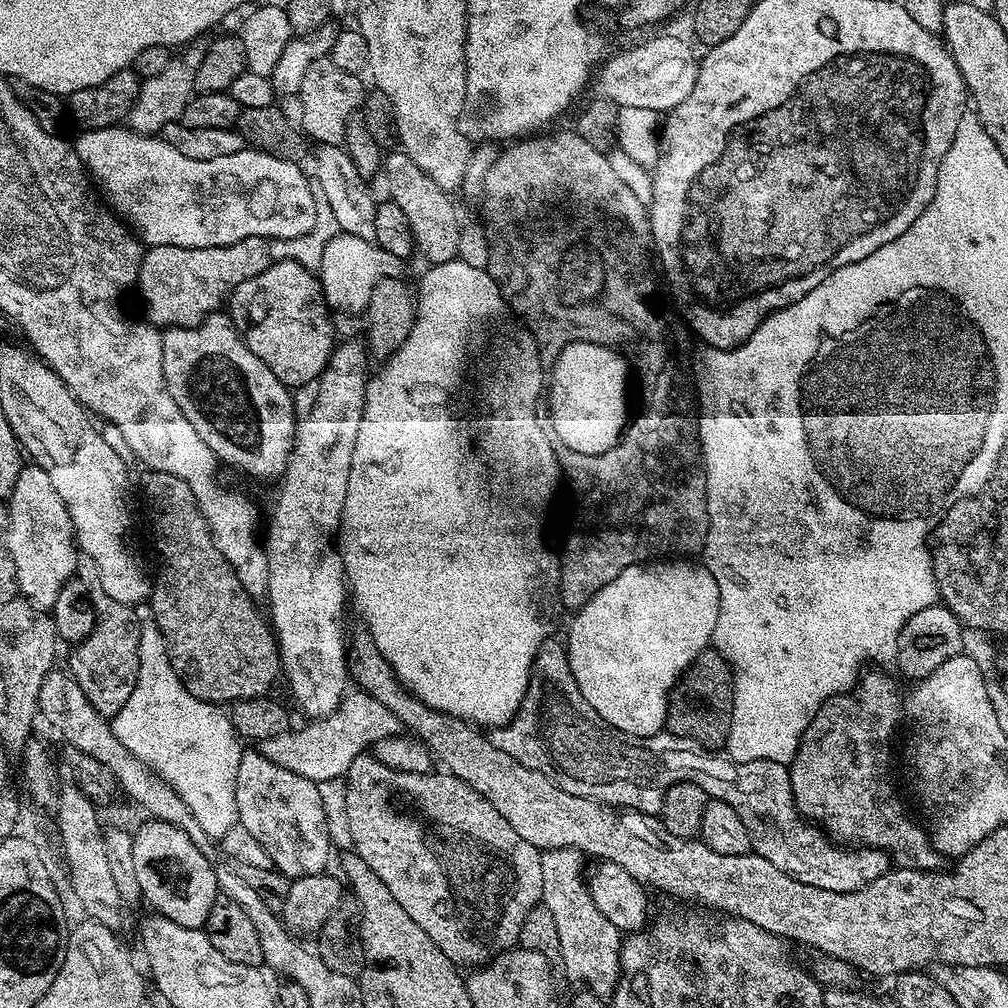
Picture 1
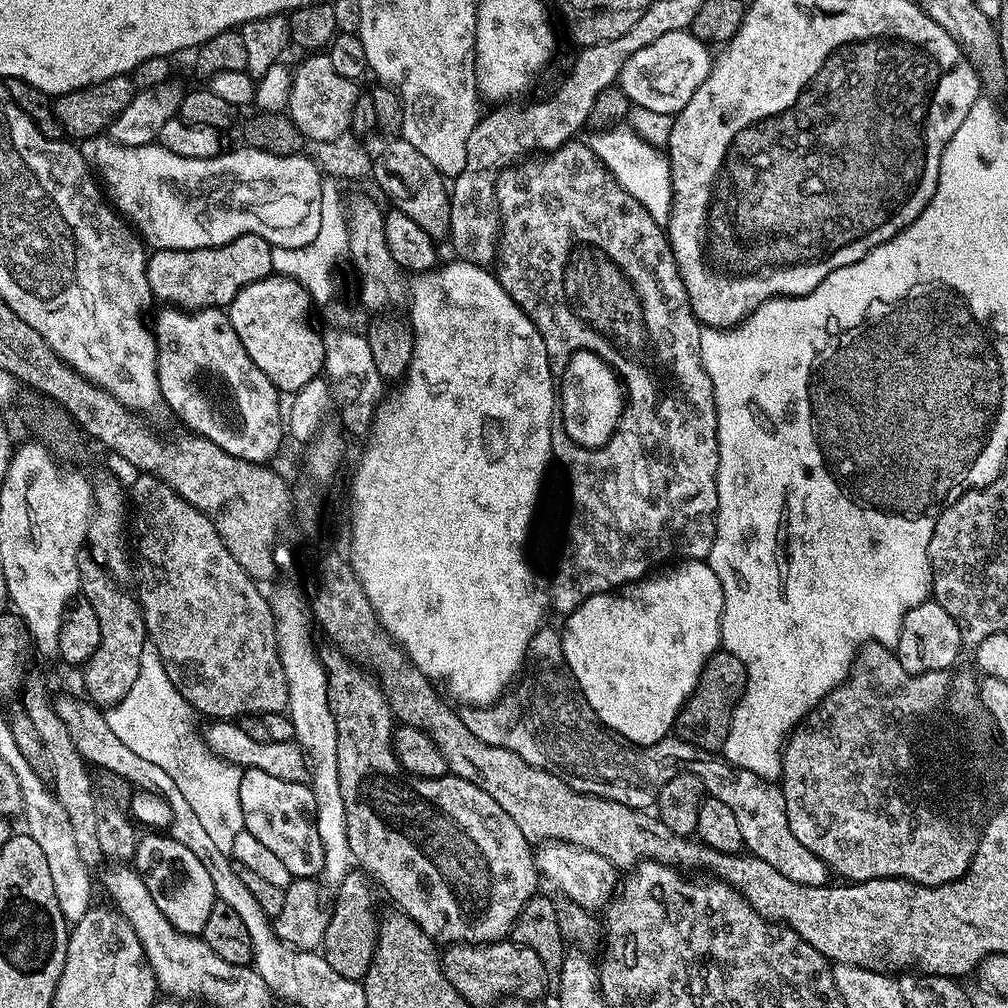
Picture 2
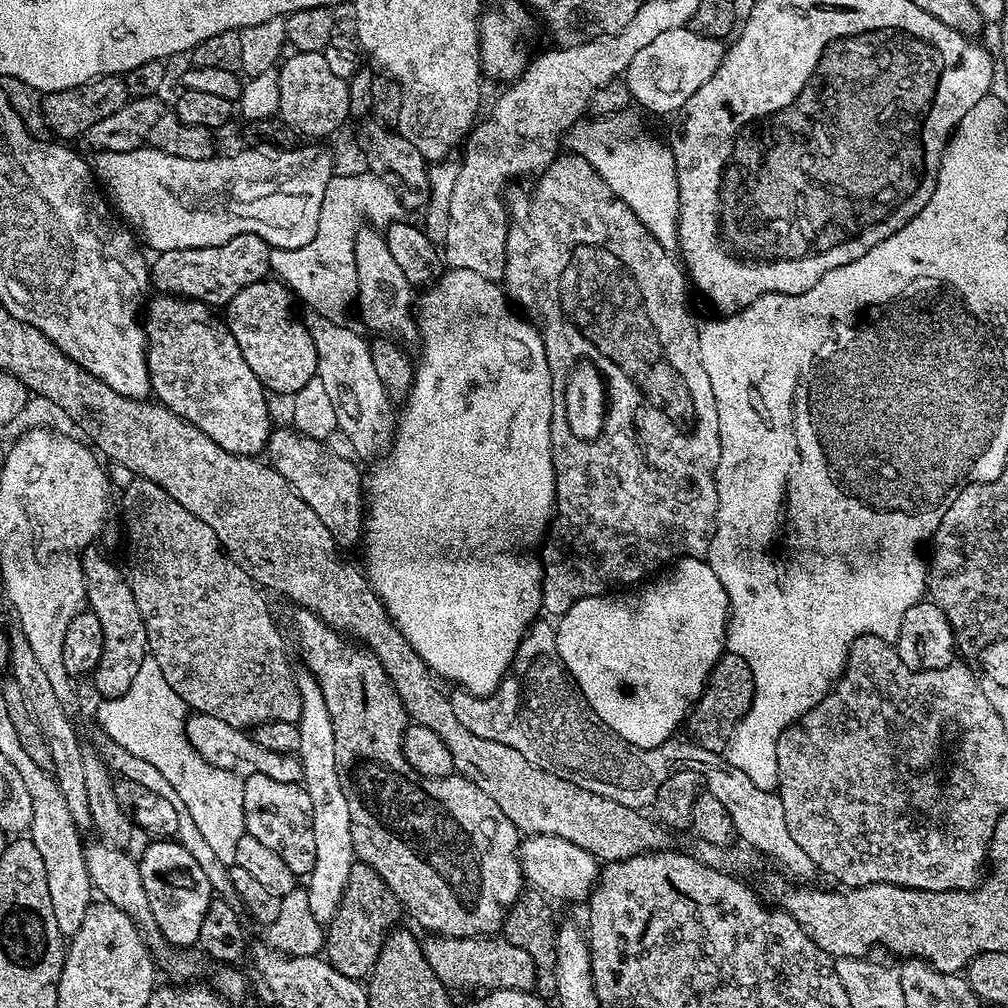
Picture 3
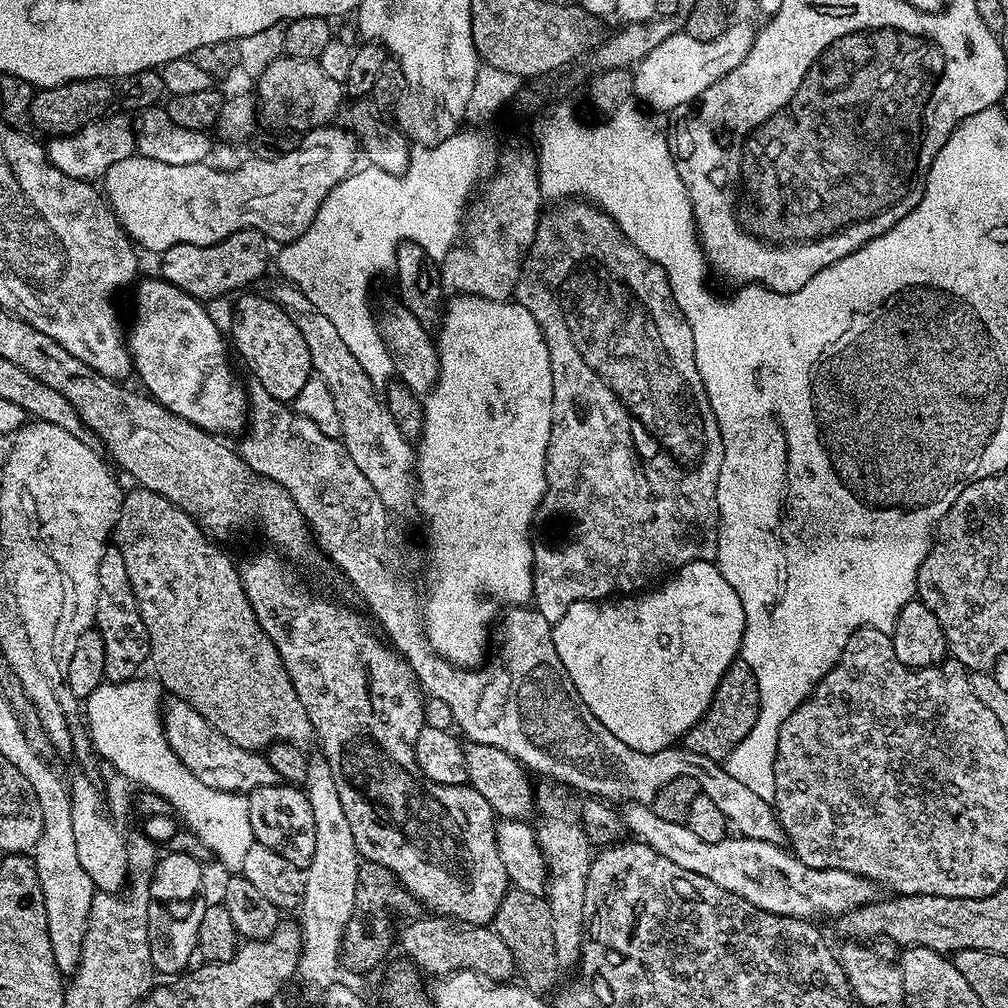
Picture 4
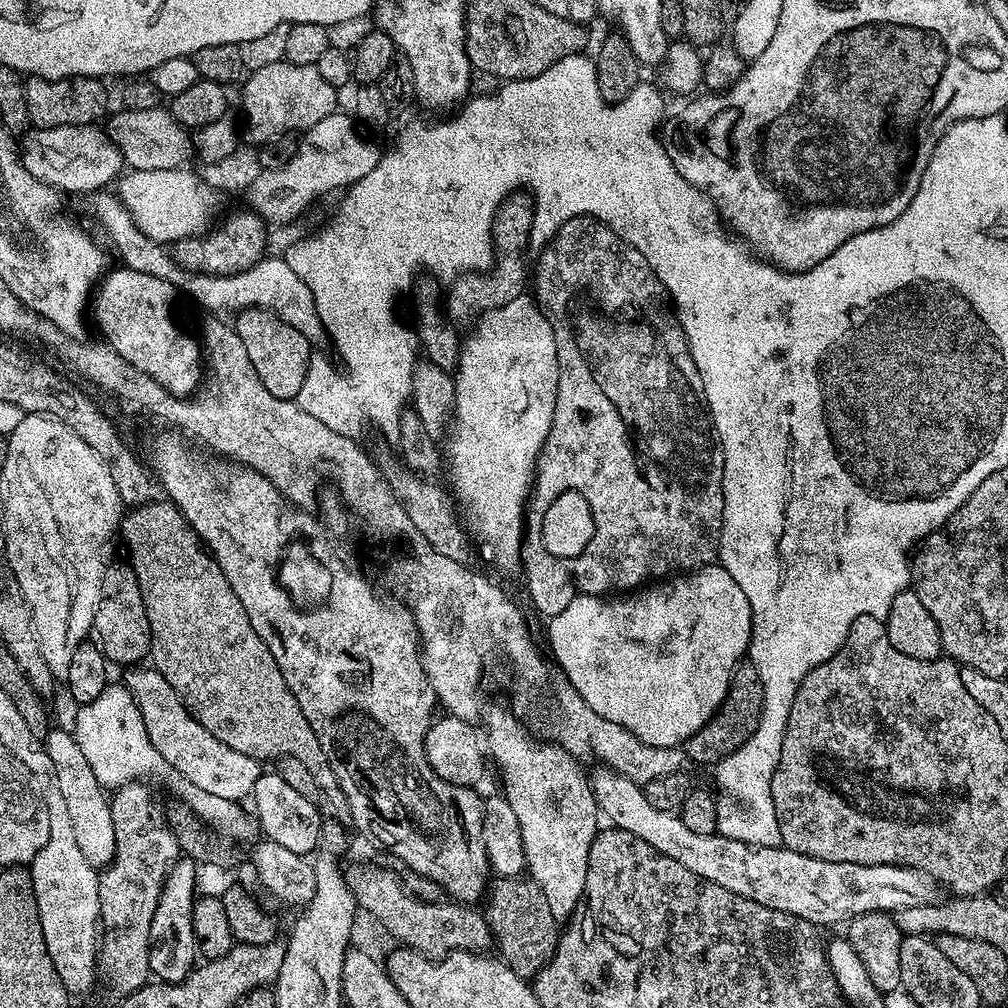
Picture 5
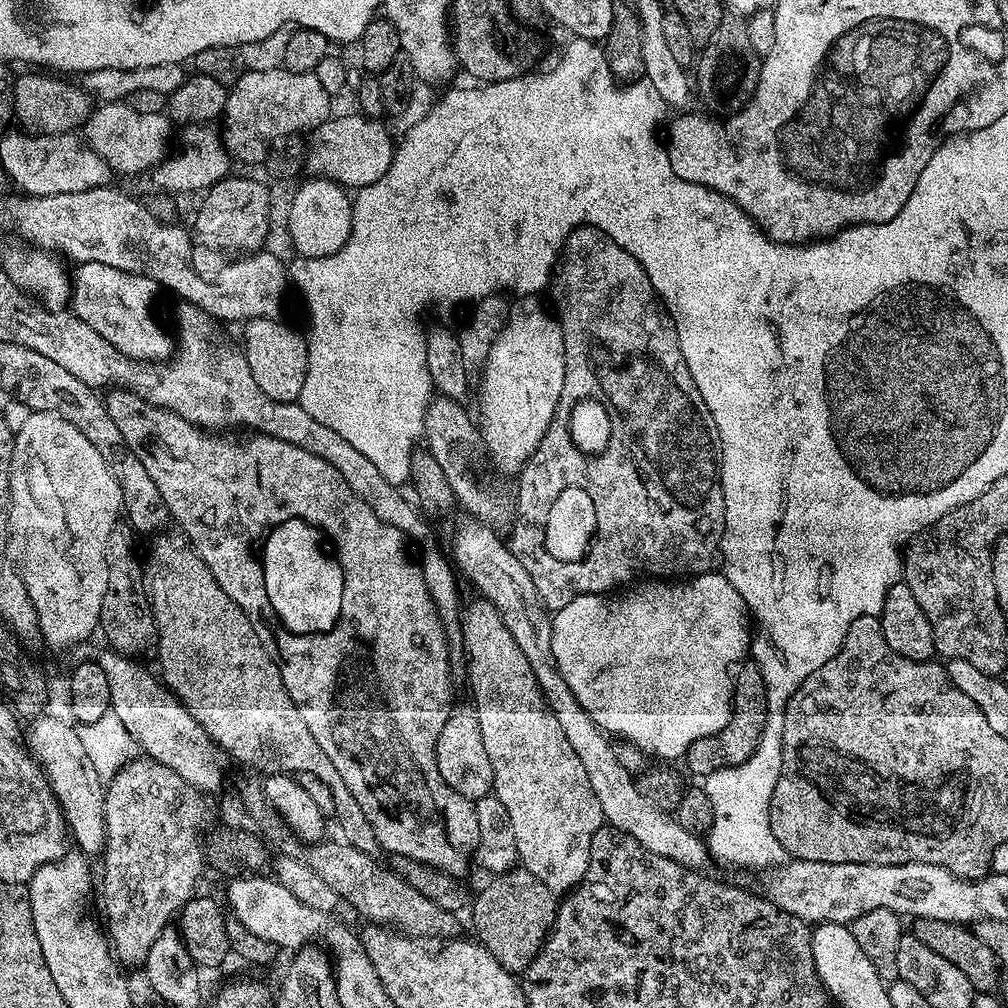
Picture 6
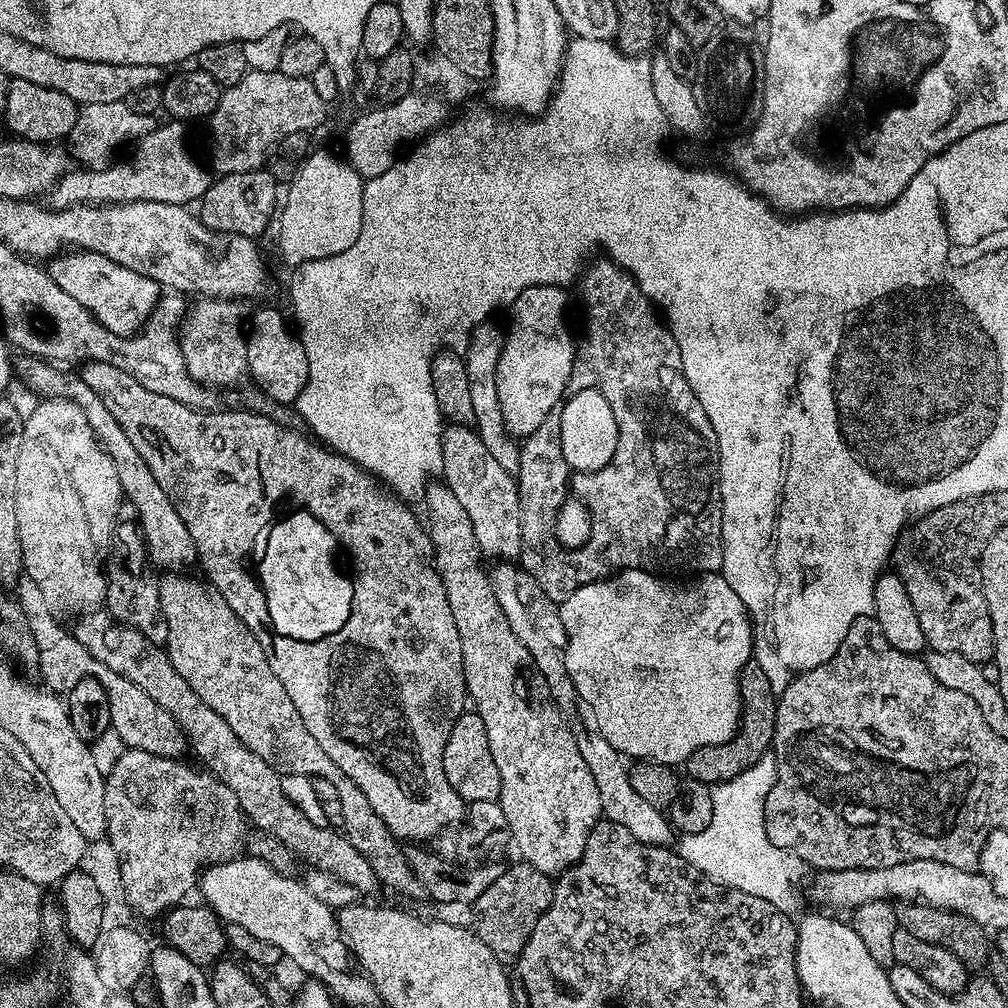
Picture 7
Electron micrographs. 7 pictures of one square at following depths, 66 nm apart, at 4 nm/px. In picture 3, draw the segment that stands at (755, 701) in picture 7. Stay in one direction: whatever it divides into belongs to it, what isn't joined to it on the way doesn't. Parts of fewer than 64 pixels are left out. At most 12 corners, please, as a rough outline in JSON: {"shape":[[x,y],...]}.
{"shape":[[725,651],[686,717],[691,743],[723,753],[754,678]]}

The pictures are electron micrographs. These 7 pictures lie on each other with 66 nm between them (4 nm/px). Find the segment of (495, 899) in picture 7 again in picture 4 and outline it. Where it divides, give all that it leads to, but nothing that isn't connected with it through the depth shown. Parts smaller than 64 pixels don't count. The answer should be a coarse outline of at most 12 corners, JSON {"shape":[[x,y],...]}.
{"shape":[[509,887],[494,930],[523,987],[547,997],[562,968],[550,906]]}

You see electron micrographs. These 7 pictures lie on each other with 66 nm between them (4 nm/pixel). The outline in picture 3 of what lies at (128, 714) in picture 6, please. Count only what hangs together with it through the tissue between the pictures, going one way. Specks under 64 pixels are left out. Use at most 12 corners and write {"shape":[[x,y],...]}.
{"shape":[[197,712],[190,746],[215,768],[300,784],[299,755],[258,746],[247,731]]}

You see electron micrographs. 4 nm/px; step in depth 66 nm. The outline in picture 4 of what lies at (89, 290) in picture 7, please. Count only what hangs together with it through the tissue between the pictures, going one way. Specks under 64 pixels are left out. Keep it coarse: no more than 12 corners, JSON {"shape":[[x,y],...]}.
{"shape":[[135,285],[143,391],[205,432],[245,431],[248,393],[205,305]]}

